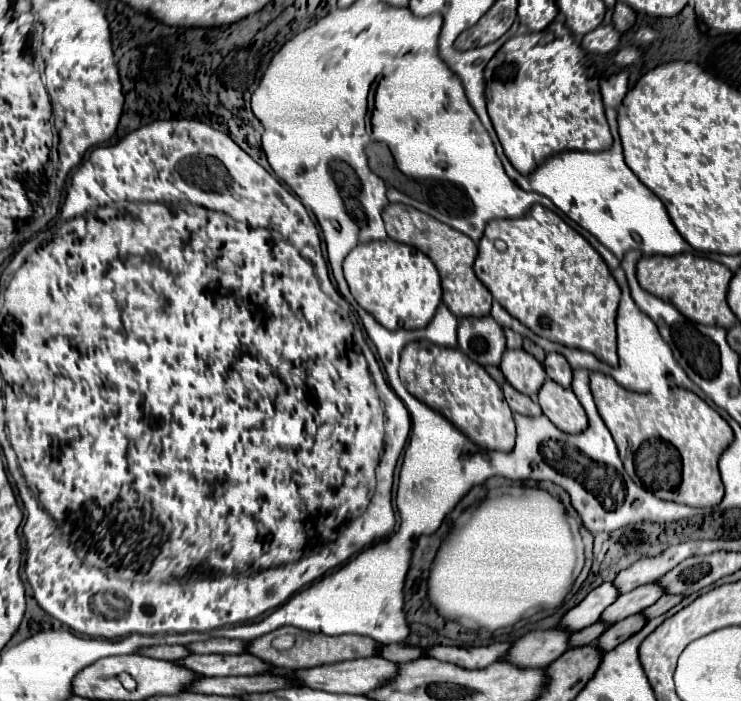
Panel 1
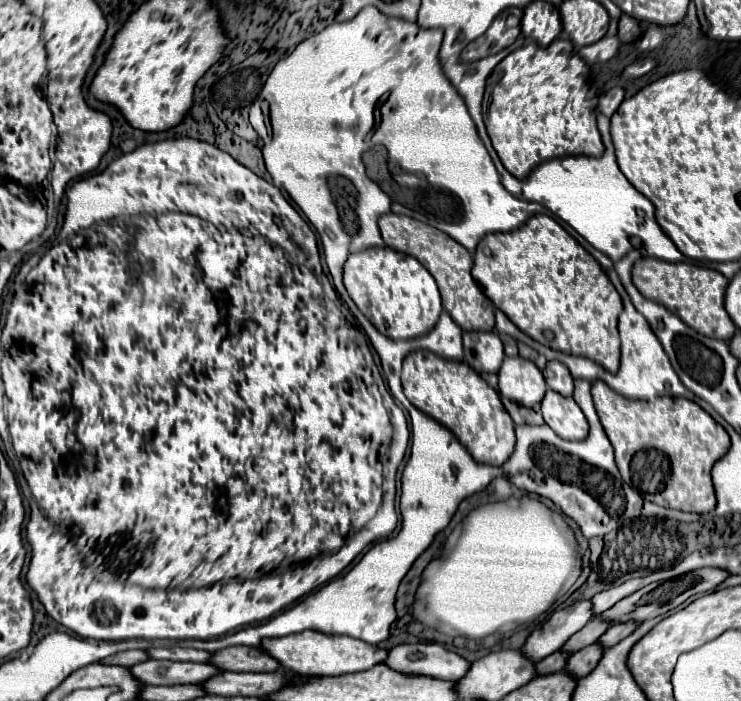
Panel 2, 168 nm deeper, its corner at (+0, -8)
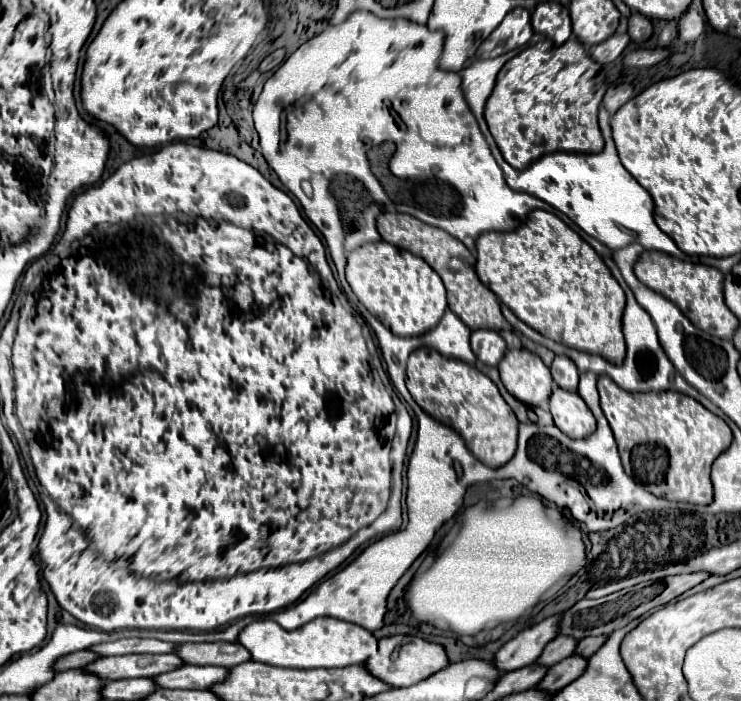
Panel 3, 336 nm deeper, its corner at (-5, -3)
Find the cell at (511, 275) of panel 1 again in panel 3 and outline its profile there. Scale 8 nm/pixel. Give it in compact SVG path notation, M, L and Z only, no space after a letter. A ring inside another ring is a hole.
M531 211L519 229L511 233L481 233L475 247L479 279L523 323L557 343L595 353L615 365L623 363L621 315L625 293L595 249L557 215Z

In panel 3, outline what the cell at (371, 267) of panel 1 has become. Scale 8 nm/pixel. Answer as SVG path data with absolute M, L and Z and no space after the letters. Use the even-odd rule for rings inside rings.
M365 243L347 257L347 283L367 311L387 329L401 337L415 337L431 331L447 309L441 277L417 255L391 243Z

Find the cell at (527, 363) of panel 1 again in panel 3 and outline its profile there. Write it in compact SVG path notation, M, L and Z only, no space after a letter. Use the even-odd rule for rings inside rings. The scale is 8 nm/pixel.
M507 349L499 361L499 377L505 389L529 407L547 403L553 389L553 377L547 365L537 353L527 349Z

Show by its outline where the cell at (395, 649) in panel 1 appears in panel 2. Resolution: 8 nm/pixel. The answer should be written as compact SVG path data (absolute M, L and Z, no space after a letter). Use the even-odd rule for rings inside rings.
M300 632L298 636L284 636L278 640L264 640L262 648L276 660L282 660L282 668L306 674L306 676L340 676L350 672L362 672L388 658L384 648L366 644L362 640L350 640L348 636L322 636L320 632Z

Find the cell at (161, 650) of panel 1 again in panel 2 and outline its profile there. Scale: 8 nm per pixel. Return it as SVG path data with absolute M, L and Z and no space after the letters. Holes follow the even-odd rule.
M128 650L128 652L120 652L120 654L114 654L110 656L108 660L104 660L106 664L118 664L118 666L132 666L132 664L138 664L138 662L144 662L148 660L150 656L146 654L146 650Z

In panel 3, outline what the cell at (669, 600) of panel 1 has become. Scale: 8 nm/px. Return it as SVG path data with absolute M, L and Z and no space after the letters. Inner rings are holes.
M587 637L587 639L583 639L583 641L577 643L577 647L575 647L573 653L589 659L603 645L603 639L607 639L607 637Z

